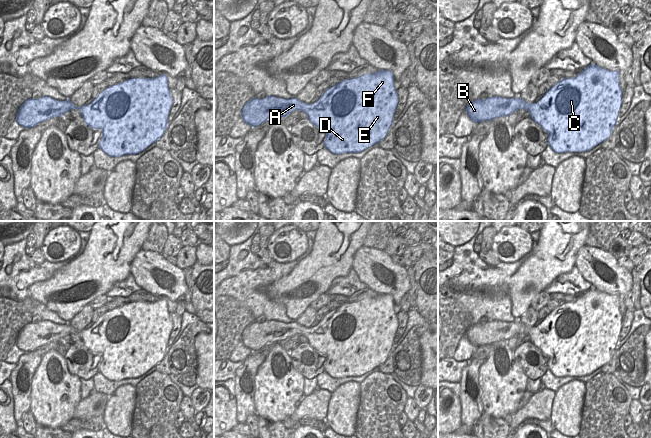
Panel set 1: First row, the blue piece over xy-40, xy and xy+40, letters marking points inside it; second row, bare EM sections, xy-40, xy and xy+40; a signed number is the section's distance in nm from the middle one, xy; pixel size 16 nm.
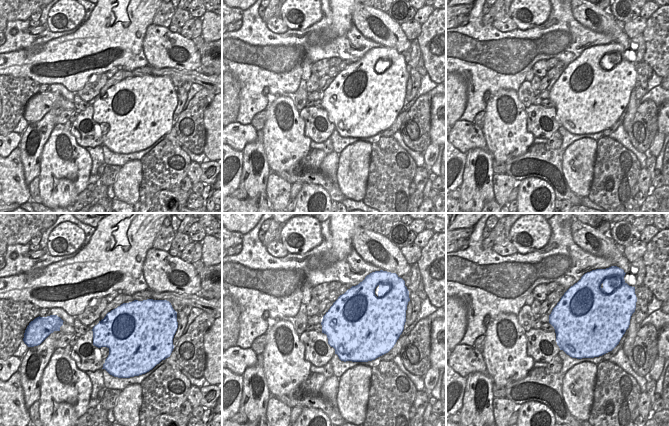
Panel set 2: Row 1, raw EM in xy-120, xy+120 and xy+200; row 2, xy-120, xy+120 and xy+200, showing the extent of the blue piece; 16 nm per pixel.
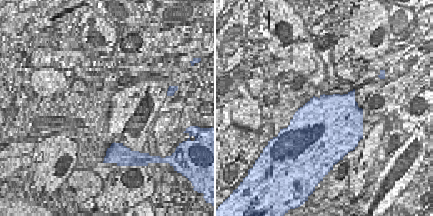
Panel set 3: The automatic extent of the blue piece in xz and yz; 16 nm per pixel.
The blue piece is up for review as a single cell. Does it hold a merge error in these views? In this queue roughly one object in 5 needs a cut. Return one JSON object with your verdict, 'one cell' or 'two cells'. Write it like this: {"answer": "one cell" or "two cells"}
{"answer": "one cell"}

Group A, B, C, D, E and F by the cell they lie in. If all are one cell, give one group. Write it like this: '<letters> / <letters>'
A B C D E F

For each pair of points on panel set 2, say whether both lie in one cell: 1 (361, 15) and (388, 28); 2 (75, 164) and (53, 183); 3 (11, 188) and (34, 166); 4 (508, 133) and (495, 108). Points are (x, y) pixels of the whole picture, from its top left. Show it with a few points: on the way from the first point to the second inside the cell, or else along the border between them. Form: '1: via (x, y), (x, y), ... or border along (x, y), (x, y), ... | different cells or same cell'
1: via (368, 15), (377, 16), (382, 21) | same cell
2: via (70, 168), (58, 180) | same cell
3: border along (20, 153), (24, 182), (28, 186) | different cells
4: via (505, 127), (505, 123), (498, 114) | same cell

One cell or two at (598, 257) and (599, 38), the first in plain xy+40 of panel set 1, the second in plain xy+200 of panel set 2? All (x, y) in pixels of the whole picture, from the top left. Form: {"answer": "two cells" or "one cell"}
{"answer": "two cells"}

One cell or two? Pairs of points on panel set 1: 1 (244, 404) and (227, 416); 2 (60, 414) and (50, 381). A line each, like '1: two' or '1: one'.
1: two
2: one

